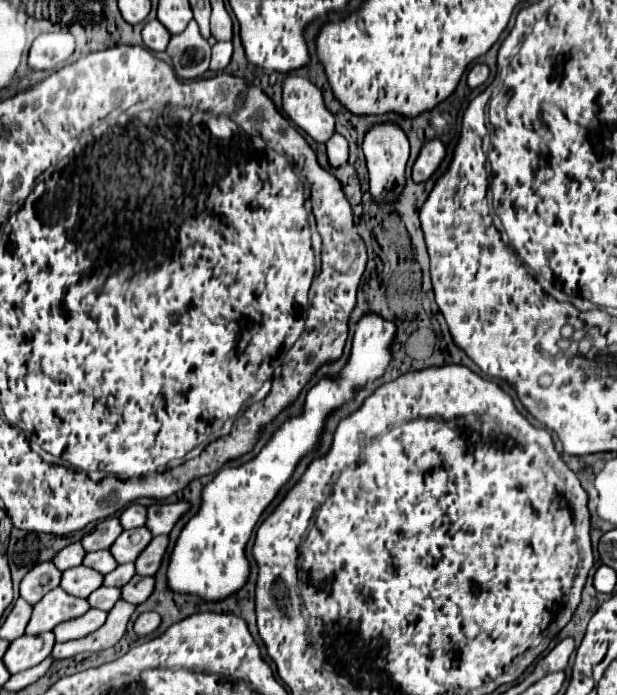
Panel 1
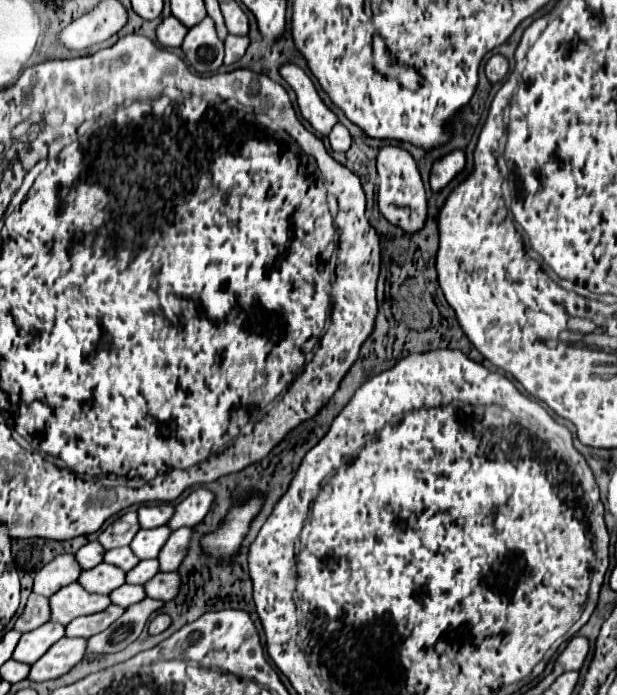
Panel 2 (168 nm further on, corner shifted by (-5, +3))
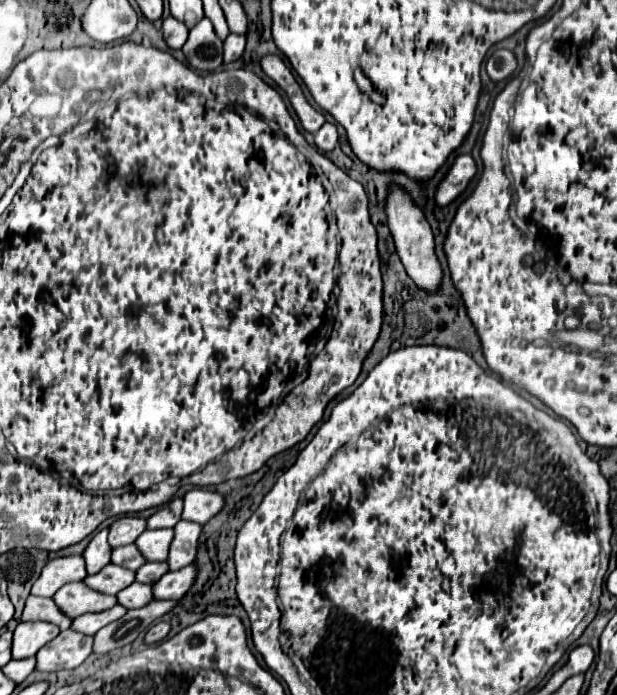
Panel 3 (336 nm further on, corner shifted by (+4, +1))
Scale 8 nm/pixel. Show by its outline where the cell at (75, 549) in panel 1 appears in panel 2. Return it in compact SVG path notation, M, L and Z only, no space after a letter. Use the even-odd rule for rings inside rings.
M88 542L86 546L82 546L76 554L76 560L80 562L80 566L84 566L84 570L98 566L104 560L104 548L100 546L100 542Z

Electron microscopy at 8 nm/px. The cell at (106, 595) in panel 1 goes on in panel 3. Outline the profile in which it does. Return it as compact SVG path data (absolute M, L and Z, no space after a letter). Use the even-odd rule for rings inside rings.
M133 582L129 588L123 588L117 594L117 602L125 608L141 608L141 606L149 604L151 600L153 600L151 586L149 584L139 584L139 582Z

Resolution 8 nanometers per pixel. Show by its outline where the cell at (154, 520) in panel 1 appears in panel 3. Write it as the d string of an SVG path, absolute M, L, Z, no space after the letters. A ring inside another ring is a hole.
M195 488L183 496L181 520L205 524L207 520L211 520L211 516L219 512L219 508L223 508L223 496L219 496L217 492Z

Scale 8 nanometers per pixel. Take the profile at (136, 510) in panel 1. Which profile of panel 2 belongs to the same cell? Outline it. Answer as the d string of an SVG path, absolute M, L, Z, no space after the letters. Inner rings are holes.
M172 504L142 506L138 510L138 520L142 528L158 528L158 526L164 526L172 518L172 512L174 512Z

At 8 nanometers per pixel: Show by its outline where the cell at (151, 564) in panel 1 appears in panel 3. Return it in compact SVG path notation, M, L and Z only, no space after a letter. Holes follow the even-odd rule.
M177 522L175 524L175 536L169 548L169 556L167 556L167 564L169 570L181 570L183 566L191 564L195 560L195 552L197 552L197 538L201 532L201 524L191 524L191 522Z

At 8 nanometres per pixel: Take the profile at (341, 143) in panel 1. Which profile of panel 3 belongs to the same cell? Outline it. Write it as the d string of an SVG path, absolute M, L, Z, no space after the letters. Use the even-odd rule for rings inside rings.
M323 124L321 130L315 134L315 144L323 152L331 152L338 145L339 135L333 124Z

